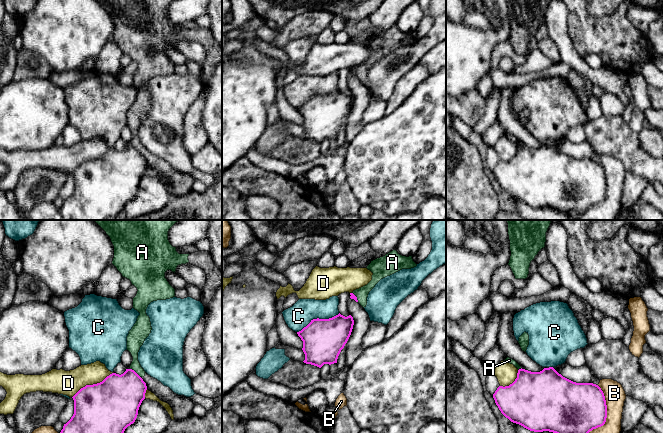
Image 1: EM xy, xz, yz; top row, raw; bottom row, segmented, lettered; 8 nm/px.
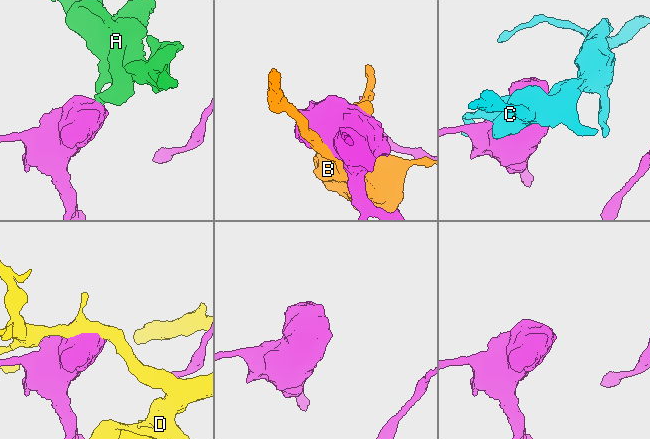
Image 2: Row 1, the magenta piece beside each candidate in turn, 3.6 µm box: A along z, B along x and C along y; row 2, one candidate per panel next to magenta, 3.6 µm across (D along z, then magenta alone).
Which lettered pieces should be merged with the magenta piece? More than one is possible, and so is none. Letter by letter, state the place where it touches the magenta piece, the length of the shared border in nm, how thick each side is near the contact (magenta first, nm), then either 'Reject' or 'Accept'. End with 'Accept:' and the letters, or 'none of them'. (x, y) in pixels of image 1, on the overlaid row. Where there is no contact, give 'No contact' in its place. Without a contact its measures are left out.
A: Touches magenta at xy (135, 372). Shared border 120 nm. Thickness 360 nm (magenta) against 130 nm. Reject
B: Touches magenta at yz (606, 412). Shared border 400 nm. Thickness 400 nm (magenta) against 160 nm. Reject
C: Touches magenta at xz (318, 318). Shared border 380 nm. Thickness 340 nm (magenta) against 200 nm. Reject
D: Touches magenta at xy (93, 384). Shared border 400 nm. Thickness 420 nm (magenta) against 190 nm. Reject
Accept: none of them

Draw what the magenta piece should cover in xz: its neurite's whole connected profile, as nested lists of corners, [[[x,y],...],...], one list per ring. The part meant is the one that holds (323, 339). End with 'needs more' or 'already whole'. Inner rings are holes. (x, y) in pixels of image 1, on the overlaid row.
[[[340,313],[329,319],[313,319],[301,331],[297,332],[298,336],[303,341],[303,352],[305,354],[306,364],[311,364],[321,368],[324,364],[337,363],[338,356],[341,350],[347,343],[354,325],[354,320],[351,315],[345,317]]]; already whole

